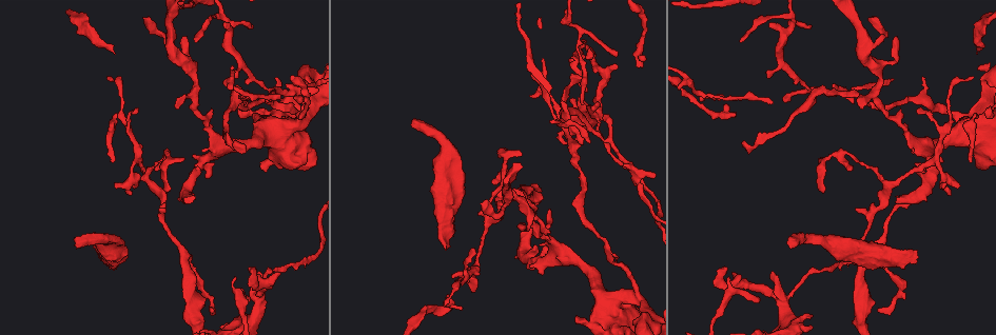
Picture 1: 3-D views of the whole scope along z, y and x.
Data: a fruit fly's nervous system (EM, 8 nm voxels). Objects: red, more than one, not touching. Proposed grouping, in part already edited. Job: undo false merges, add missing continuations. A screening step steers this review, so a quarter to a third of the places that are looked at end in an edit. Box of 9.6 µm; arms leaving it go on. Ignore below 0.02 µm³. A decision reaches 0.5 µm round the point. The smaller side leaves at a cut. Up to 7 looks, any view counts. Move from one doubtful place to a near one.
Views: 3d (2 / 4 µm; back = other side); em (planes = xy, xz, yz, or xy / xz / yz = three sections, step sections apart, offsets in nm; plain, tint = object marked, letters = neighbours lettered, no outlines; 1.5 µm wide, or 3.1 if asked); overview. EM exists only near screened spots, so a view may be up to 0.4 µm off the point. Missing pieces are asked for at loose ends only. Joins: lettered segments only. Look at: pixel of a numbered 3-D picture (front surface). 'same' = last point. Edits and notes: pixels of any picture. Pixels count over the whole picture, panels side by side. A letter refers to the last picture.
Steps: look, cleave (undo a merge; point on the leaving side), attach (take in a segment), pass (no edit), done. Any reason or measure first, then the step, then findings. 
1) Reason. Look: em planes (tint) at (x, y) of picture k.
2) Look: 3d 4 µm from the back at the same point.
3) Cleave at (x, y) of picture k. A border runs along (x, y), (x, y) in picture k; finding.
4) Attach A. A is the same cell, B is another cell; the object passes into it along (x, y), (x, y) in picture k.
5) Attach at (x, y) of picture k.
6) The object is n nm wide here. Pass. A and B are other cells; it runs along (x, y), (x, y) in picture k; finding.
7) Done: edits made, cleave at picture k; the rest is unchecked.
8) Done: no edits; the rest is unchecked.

Branch stops here. Look: 3d 4 µm at (249, 267) of picture 1.

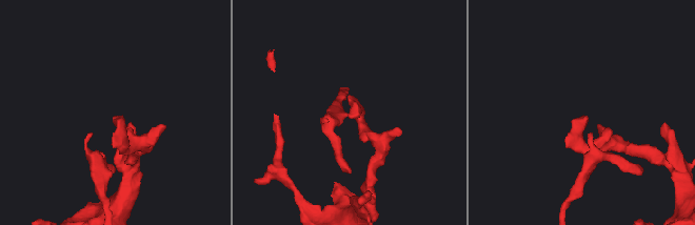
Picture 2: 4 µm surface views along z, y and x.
Need the tissue. Look: em planes (letters) at (583, 119) of picture 2.

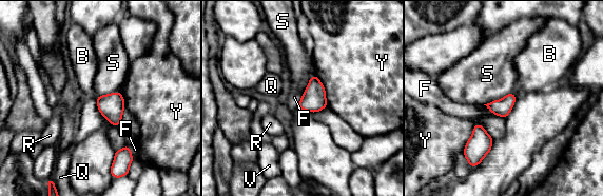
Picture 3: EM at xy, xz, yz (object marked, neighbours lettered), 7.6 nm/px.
The object is 140 nm wide here. Pass. B, F, Q, R, S, V and Y are other cells; no lettered segment goes on from it.

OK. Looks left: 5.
Branch stops here. Look: 3d 2 µm at (415, 122) of picture 1.

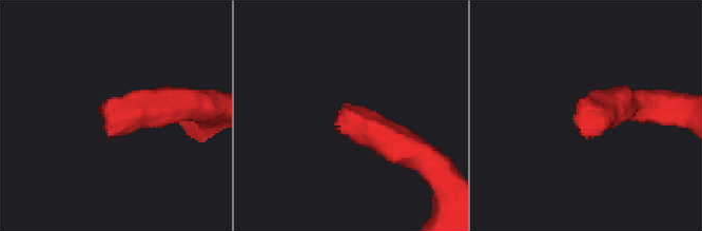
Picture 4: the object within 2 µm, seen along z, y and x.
Look: em planes (letters) at (344, 110) of picture 4.

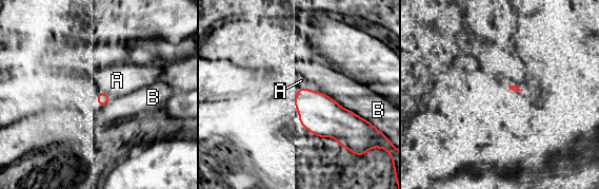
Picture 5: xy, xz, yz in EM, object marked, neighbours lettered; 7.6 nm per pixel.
Pass. A and B are other cells; a border runs along (100, 91), (110, 96) in picture 5; no lettered segment goes on from it.

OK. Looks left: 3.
An open end. Look: em planes (tint) at (898, 198) of picture 1.

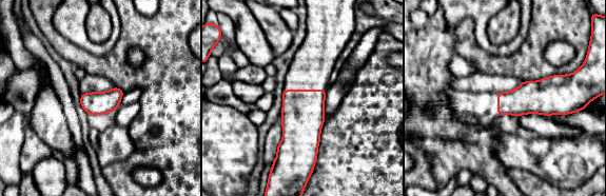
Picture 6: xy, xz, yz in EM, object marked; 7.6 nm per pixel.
Look: em planes (letters) at the same point.

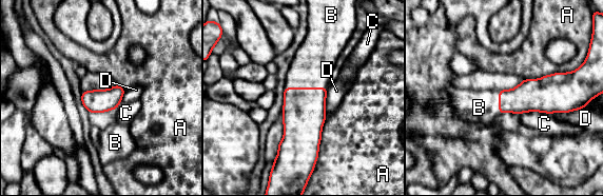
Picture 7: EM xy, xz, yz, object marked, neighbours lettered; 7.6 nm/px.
The object is 180 nm wide here. Attach B. B is the same cell, A, C and D are other cells; it goes on there.

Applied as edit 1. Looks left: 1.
Done: edits made, attach at picture 7; the rest is unchecked.

